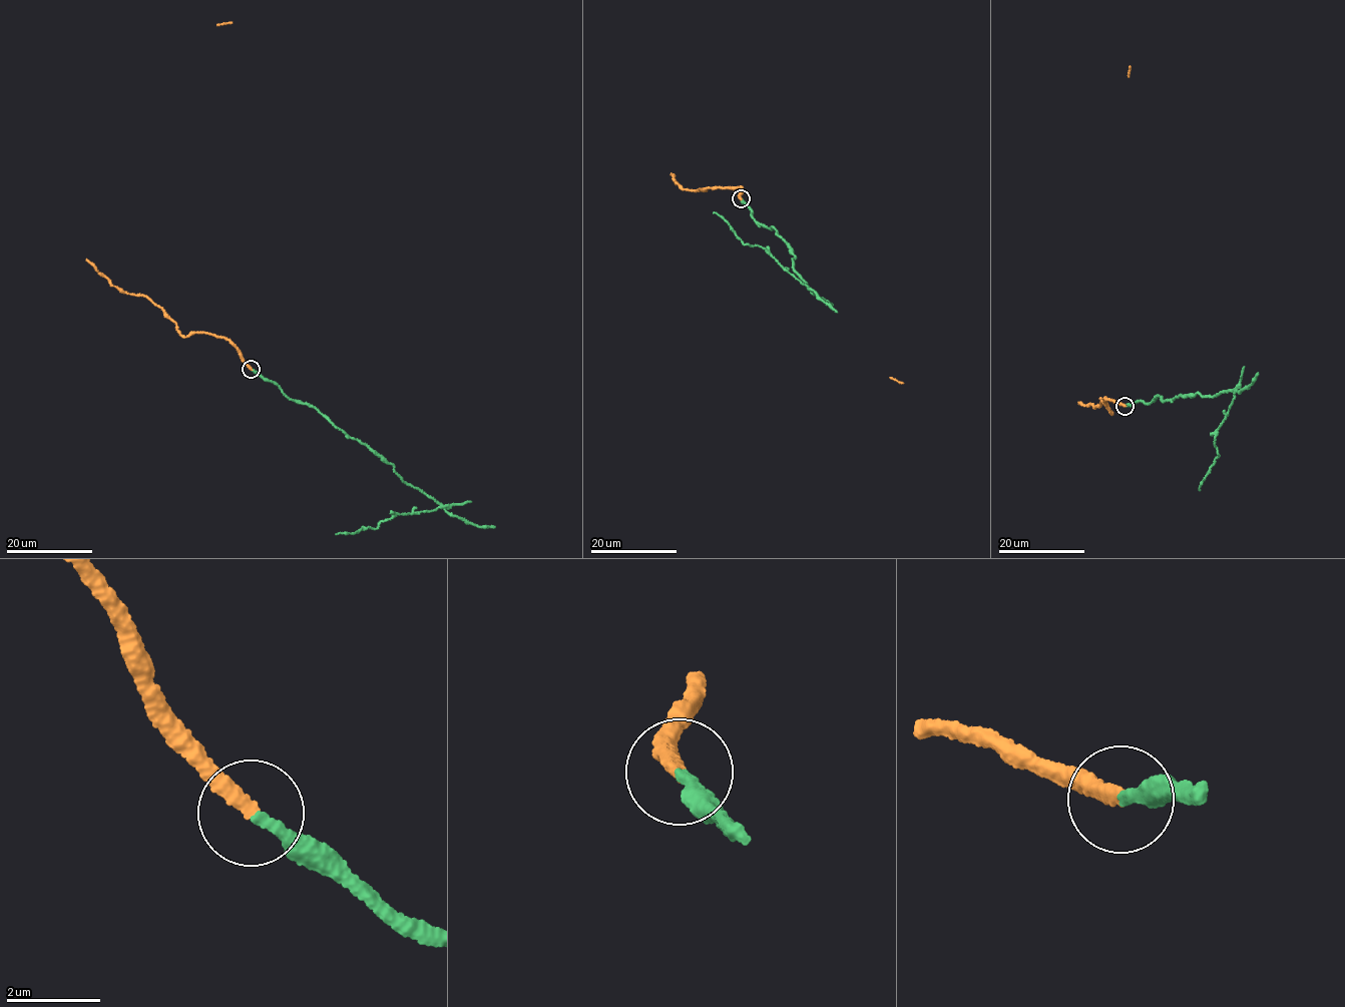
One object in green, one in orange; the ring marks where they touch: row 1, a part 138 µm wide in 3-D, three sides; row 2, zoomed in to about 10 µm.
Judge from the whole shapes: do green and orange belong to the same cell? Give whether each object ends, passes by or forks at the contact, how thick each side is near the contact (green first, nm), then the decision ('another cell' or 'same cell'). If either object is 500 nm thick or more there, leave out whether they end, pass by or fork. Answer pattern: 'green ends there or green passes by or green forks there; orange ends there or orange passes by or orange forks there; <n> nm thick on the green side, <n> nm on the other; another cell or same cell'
green ends there; orange ends there; 200 nm thick on the green side, 320 nm on the other; another cell

